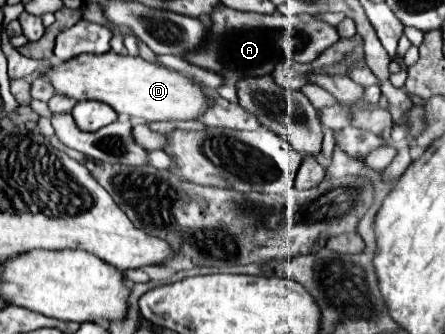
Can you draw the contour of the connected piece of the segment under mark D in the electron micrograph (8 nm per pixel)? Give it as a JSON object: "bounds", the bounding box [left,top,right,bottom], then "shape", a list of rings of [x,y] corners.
{"bounds":[45,53,205,121],"shape":[[[81,53],[71,61],[53,65],[45,71],[59,95],[71,97],[75,101],[95,99],[113,107],[119,115],[129,115],[151,121],[171,121],[171,119],[197,119],[205,109],[205,93],[201,87],[193,85],[187,77],[177,71],[169,71],[161,65],[149,63],[141,57],[107,53]]]}

